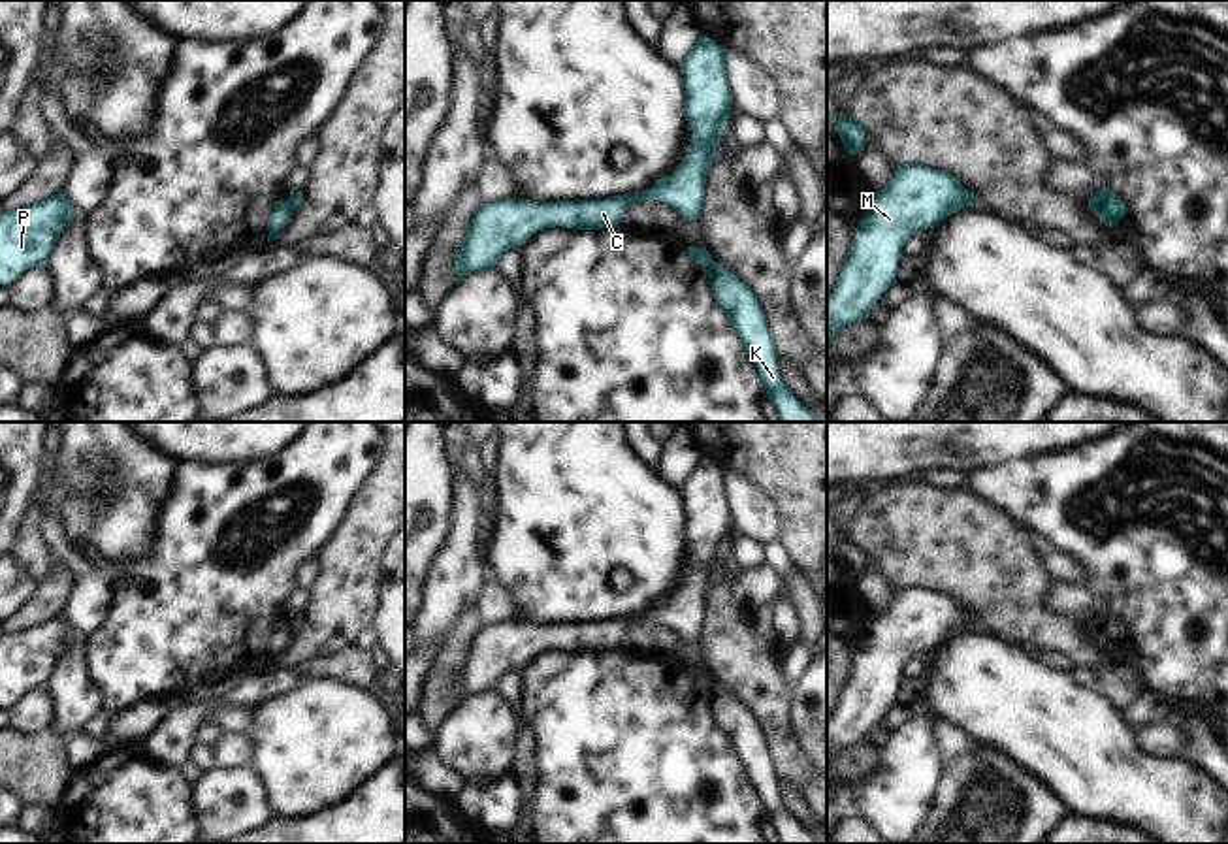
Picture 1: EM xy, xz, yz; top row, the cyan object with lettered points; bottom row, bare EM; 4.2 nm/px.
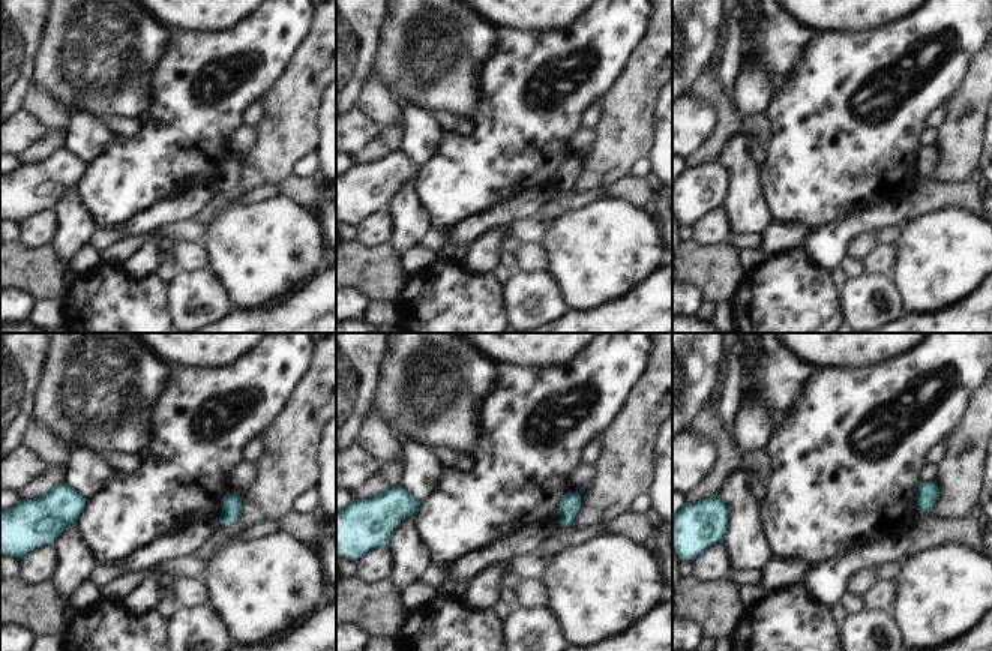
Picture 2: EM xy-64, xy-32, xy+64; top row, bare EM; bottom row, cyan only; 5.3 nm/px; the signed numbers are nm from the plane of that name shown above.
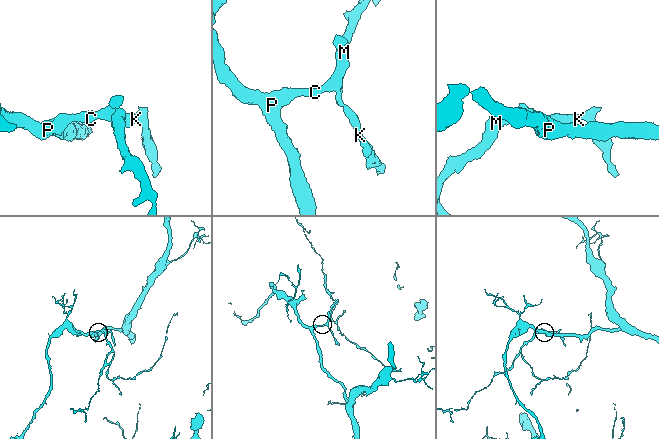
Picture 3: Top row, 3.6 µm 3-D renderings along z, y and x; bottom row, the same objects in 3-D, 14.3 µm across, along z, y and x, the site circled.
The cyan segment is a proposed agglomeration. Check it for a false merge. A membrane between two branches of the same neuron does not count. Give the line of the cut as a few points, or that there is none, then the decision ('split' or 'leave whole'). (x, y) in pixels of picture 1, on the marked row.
cut xz (714, 262), (709, 270); split

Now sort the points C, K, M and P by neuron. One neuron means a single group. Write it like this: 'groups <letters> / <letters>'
groups C M P / K

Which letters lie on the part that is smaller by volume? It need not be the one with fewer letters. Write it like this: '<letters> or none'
K

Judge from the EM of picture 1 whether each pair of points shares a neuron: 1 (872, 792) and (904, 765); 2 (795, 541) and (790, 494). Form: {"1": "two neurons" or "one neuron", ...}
{"1": "one neuron", "2": "one neuron"}

